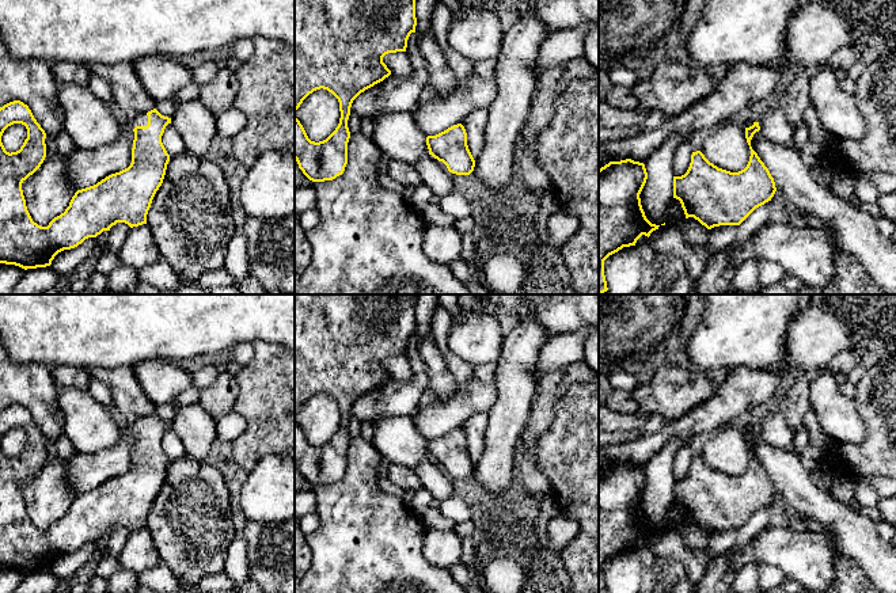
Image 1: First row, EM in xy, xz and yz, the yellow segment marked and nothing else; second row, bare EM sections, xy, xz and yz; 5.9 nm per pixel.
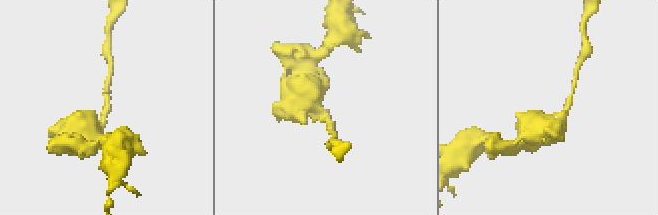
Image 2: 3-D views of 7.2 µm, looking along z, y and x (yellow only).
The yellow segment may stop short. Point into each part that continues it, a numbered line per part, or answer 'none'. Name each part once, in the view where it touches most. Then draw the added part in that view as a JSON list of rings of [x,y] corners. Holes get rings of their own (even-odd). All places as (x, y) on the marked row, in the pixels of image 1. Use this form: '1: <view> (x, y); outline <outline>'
1: xy (141, 120); outline [[[143,113],[136,117],[130,117],[125,126],[129,129],[134,129],[136,126],[147,126],[147,125],[148,125],[148,115],[147,113]]]

